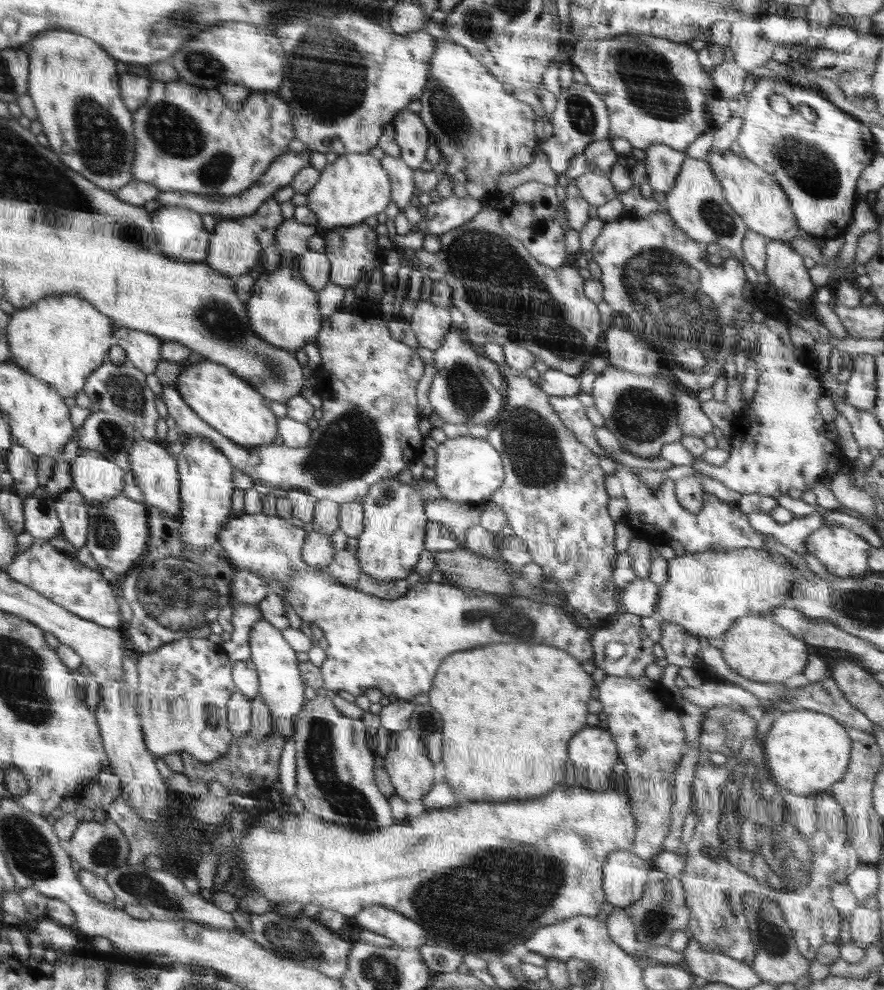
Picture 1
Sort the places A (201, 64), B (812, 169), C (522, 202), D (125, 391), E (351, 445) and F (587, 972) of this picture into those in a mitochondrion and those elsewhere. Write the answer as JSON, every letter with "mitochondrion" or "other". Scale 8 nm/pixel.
{"A":"mitochondrion","B":"mitochondrion","C":"other","D":"mitochondrion","E":"mitochondrion","F":"mitochondrion"}

